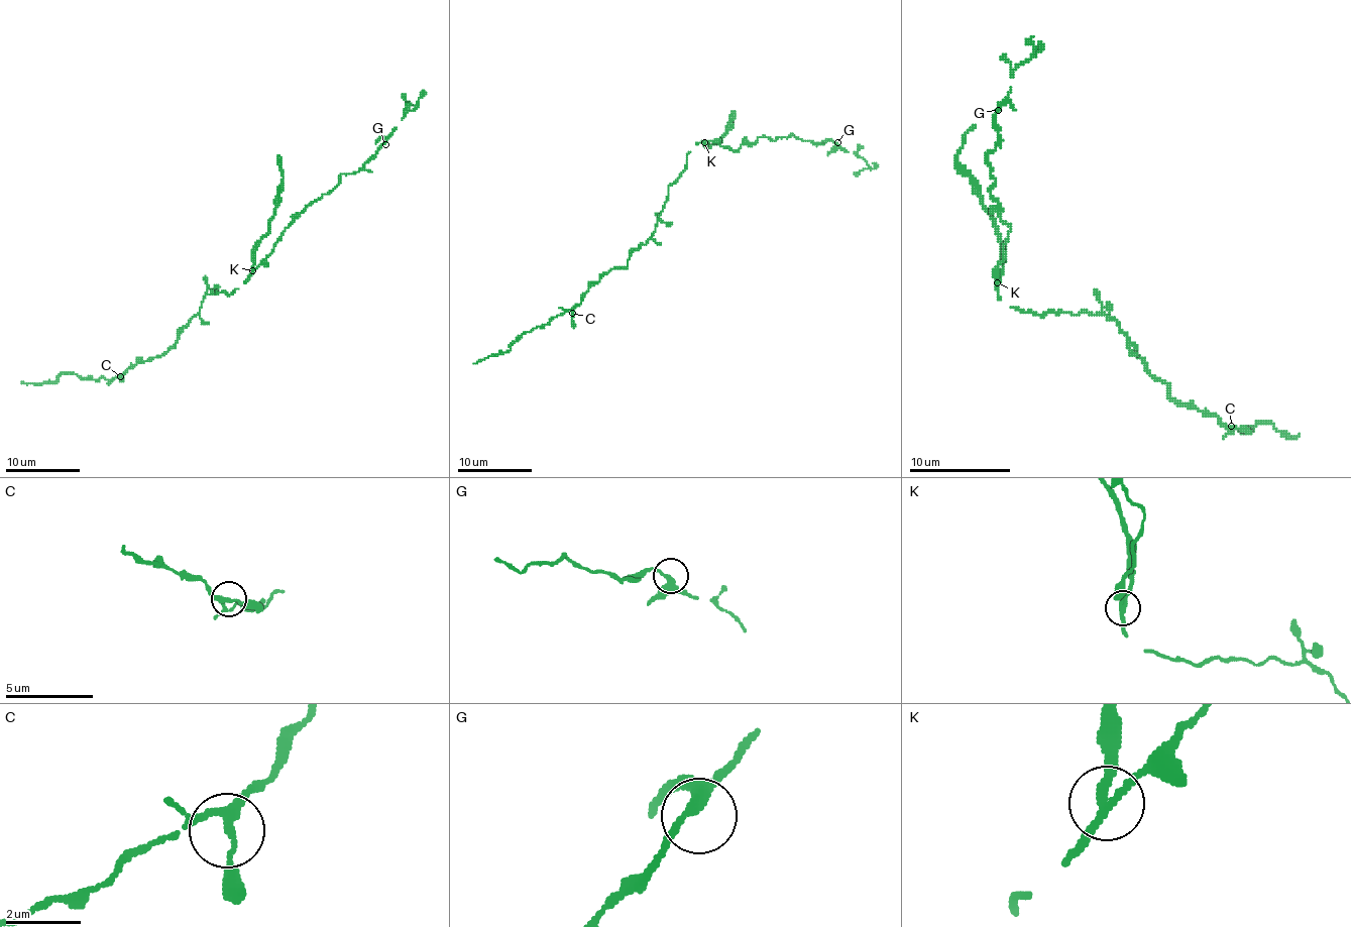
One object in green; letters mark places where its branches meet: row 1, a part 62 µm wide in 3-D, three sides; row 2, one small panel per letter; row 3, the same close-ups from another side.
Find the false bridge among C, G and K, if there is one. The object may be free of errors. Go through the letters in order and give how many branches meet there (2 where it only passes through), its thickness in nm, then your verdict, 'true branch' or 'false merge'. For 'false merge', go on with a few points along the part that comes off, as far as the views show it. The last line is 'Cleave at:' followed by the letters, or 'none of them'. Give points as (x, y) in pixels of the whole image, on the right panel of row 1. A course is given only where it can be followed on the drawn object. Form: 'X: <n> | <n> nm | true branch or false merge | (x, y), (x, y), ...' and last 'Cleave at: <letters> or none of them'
C: 3 | 200 nm | true branch
G: 3 | 240 nm | true branch
K: 3 | 220 nm | false merge | (998, 281), (1003, 241), (995, 229), (995, 219), (983, 204), (978, 181), (958, 160), (963, 137), (975, 125)
Cleave at: K

